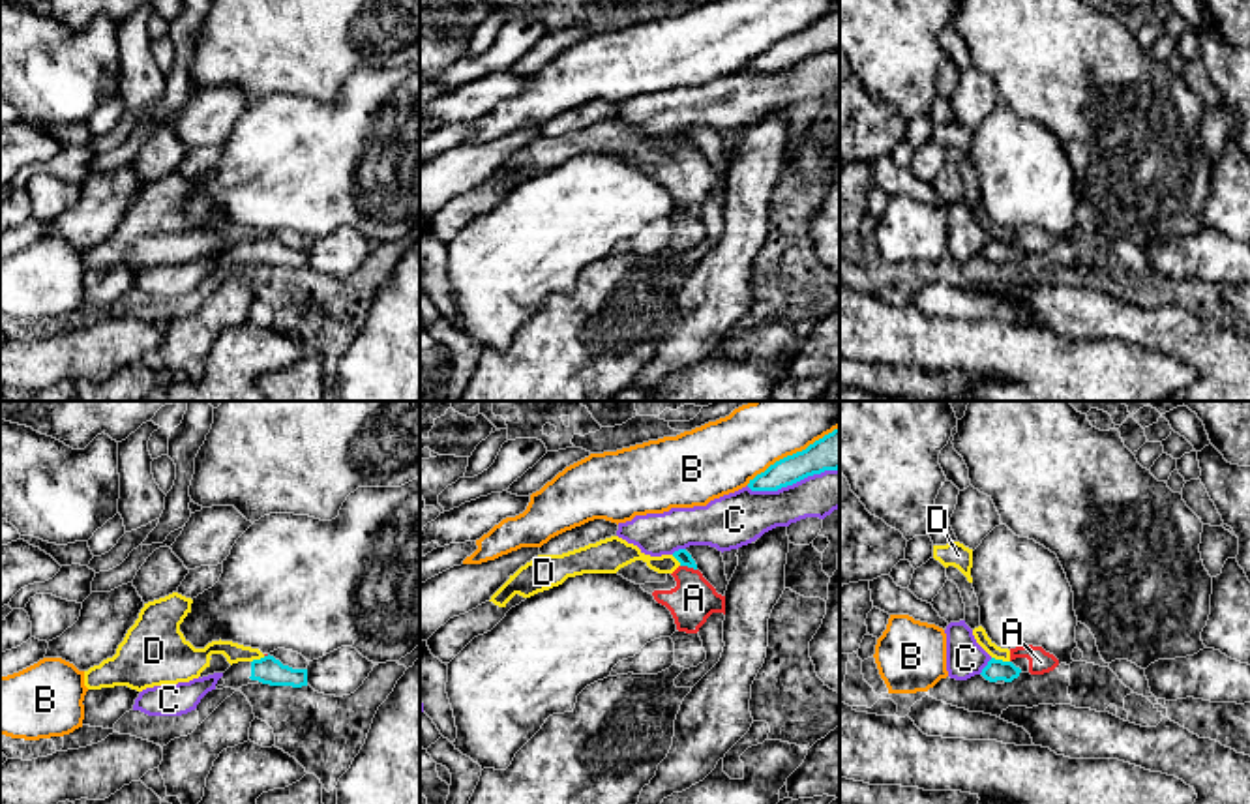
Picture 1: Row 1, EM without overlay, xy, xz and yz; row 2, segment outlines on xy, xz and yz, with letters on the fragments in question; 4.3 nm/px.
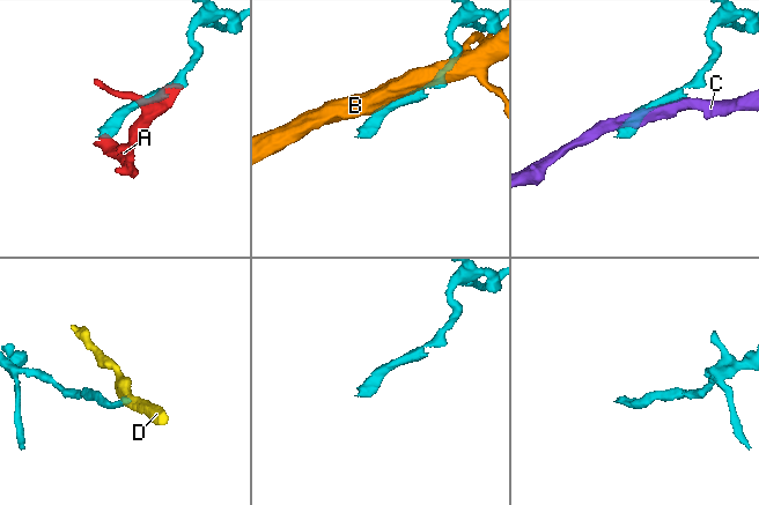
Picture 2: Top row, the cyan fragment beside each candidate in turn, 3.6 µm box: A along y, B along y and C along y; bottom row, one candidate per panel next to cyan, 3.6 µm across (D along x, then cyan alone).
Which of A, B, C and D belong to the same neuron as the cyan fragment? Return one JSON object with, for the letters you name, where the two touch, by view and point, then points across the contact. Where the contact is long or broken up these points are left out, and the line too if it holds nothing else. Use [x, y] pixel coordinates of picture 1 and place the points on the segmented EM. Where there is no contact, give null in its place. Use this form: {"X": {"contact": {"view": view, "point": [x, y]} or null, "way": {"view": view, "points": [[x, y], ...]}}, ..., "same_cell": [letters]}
{"same_cell": []}

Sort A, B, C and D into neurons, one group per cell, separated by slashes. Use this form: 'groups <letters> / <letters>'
groups A D / B / C

